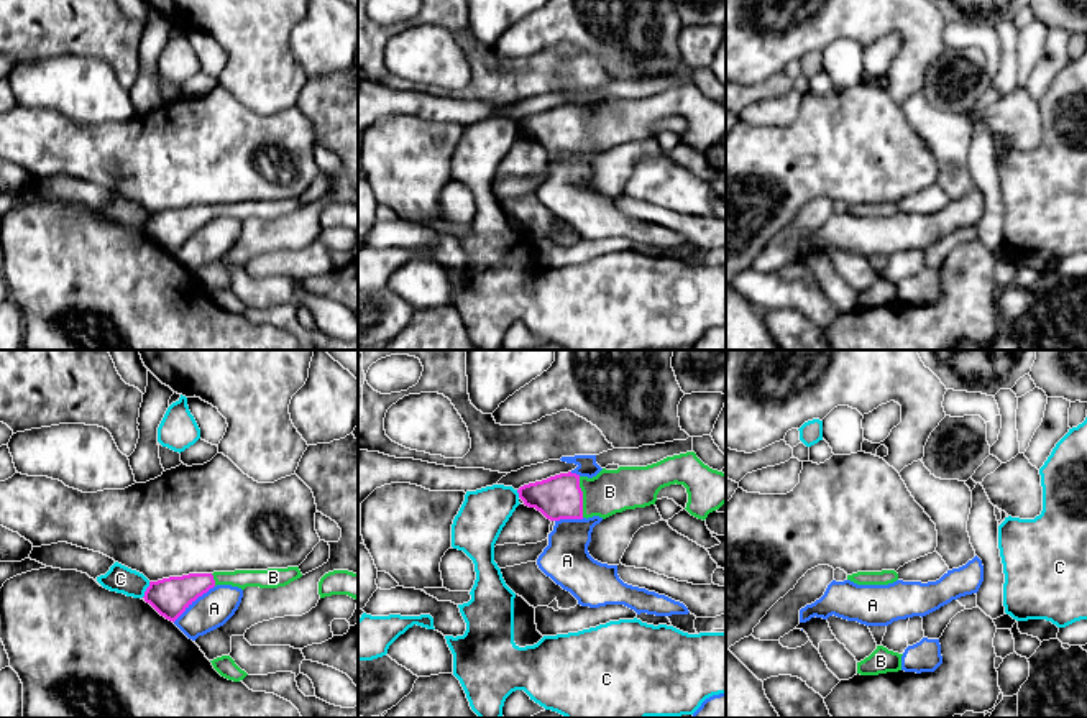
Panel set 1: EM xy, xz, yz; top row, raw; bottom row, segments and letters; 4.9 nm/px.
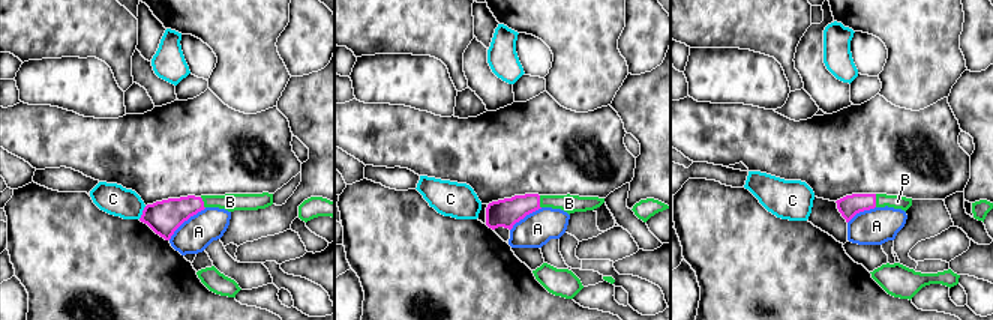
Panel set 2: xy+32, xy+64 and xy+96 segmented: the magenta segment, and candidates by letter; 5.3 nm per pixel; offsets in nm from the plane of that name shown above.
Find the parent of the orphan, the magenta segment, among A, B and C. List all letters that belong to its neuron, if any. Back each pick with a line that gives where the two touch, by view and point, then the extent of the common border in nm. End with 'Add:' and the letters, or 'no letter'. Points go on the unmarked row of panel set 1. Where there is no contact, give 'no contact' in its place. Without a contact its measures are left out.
B: xz (582, 128) | 200 nm
Add: B

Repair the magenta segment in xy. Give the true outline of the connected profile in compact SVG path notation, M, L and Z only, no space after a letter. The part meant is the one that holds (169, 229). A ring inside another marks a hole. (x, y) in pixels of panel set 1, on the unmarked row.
M299 199L189 205L149 214L143 230L161 248L174 255L199 228L217 217L232 217L241 222L246 219L277 220L300 209Z

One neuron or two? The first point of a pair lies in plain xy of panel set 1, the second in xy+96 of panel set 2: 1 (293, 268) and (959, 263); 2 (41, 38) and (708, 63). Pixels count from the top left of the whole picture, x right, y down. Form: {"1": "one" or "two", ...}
{"1": "two", "2": "two"}

